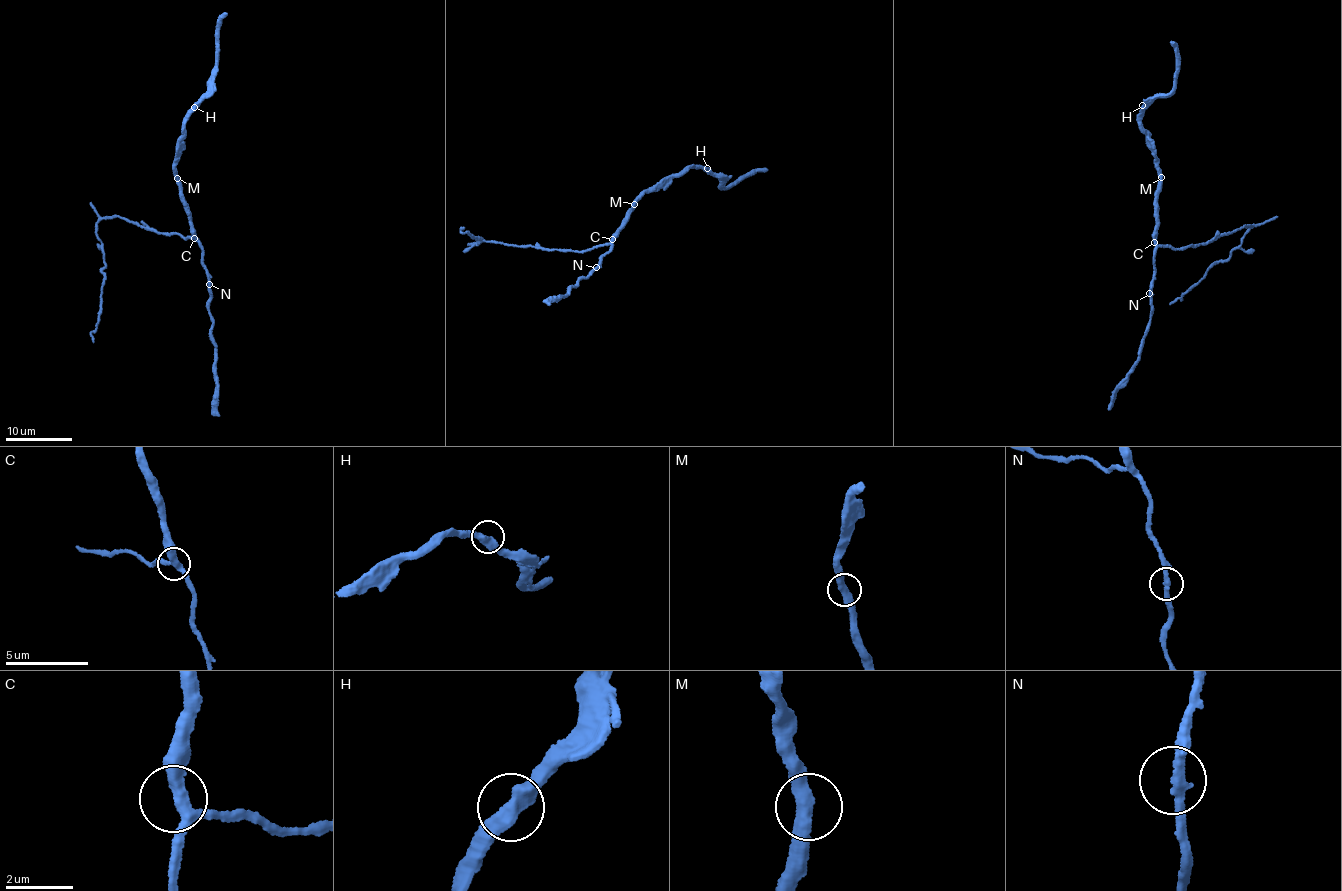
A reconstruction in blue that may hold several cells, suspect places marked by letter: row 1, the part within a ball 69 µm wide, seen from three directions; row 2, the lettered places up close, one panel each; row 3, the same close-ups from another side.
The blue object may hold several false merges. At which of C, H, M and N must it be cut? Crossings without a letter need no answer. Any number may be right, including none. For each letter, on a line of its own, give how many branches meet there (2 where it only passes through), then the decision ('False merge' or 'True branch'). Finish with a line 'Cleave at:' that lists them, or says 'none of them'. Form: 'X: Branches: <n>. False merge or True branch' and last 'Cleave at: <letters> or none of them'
C: Branches: 3. True branch
H: Branches: 2. True branch
M: Branches: 2. True branch
N: Branches: 2. True branch
Cleave at: none of them

